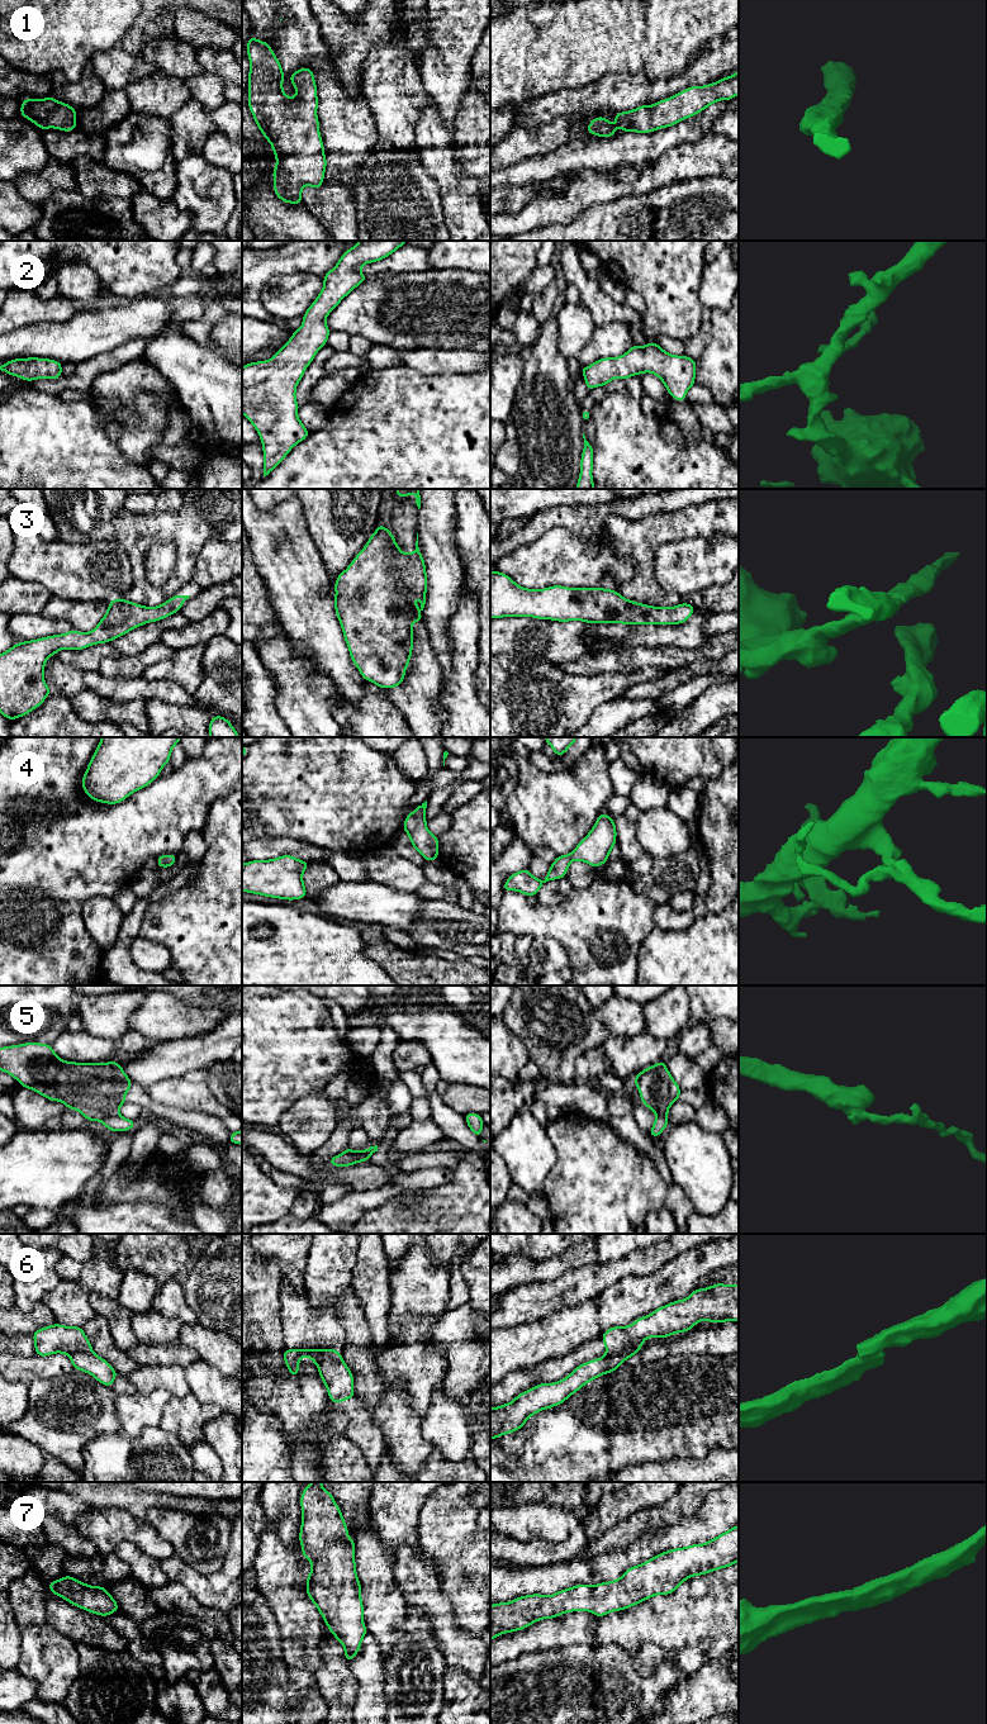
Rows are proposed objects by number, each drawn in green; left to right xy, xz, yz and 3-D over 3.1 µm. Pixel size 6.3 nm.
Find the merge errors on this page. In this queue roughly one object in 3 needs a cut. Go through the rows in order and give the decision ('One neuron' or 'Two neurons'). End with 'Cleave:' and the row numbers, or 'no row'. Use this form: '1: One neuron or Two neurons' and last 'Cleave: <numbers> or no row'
1: One neuron
2: One neuron
3: One neuron
4: One neuron
5: Two neurons
6: Two neurons
7: One neuron
Cleave: 5, 6

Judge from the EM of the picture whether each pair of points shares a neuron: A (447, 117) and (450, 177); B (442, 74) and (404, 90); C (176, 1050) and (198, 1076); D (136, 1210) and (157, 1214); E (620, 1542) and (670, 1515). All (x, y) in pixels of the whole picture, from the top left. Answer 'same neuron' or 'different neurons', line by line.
A: different neurons
B: different neurons
C: different neurons
D: same neuron
E: same neuron

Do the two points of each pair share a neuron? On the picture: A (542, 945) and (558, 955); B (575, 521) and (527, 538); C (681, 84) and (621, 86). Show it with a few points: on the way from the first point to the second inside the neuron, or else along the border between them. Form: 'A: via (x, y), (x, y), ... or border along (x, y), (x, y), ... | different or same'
A: via (546, 949), (554, 955) | same
B: via (564, 519), (546, 519), (539, 527) | same
C: via (665, 88), (636, 88) | same

